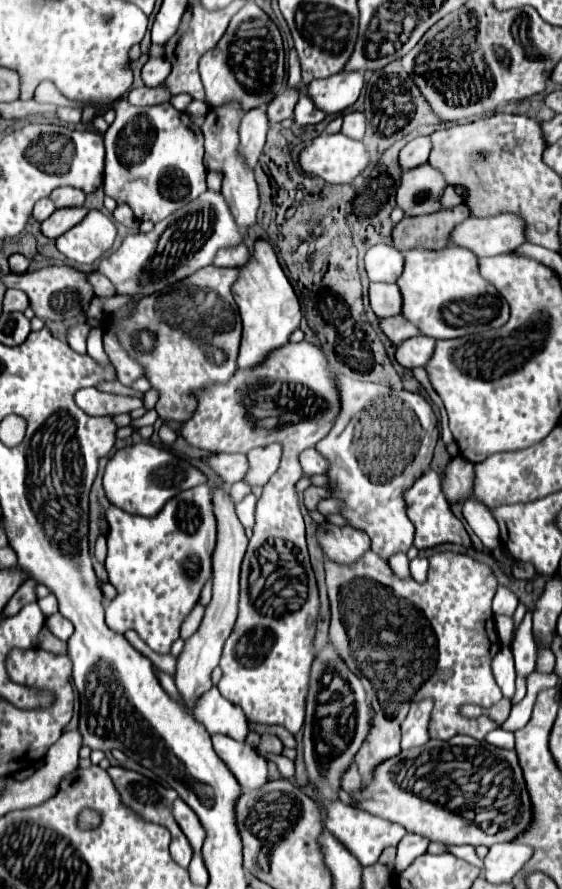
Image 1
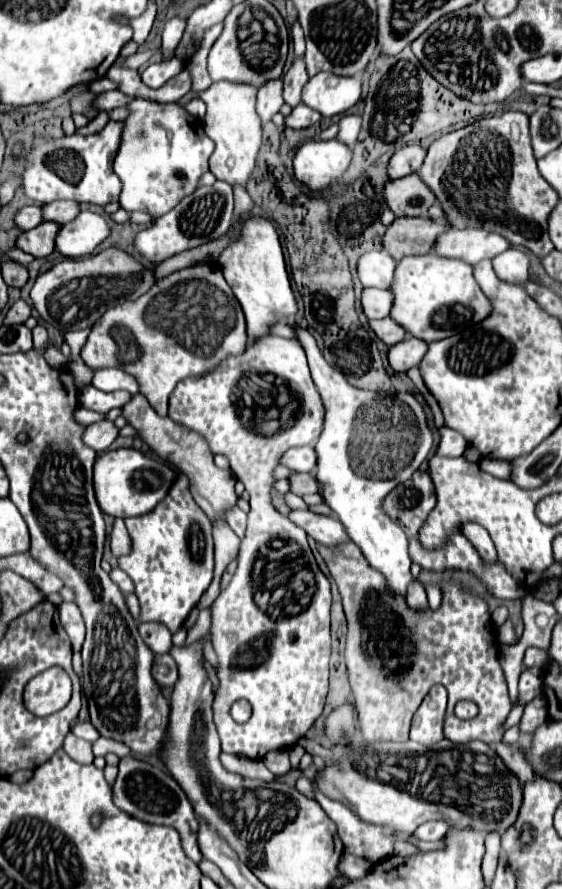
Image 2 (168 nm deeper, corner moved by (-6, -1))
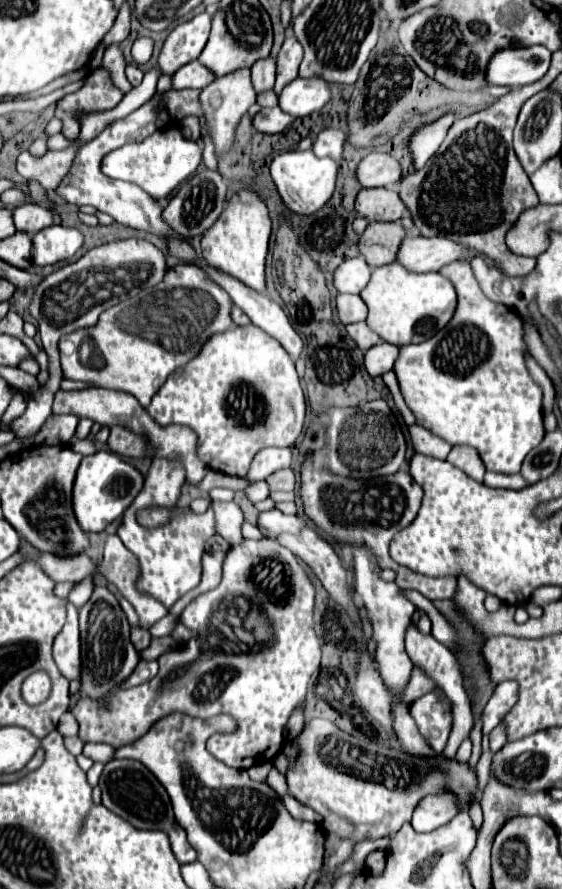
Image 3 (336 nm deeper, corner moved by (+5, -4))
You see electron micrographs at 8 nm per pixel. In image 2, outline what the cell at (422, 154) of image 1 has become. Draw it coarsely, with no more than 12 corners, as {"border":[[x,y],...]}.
{"border":[[401,147],[389,161],[389,177],[419,171],[427,149]]}

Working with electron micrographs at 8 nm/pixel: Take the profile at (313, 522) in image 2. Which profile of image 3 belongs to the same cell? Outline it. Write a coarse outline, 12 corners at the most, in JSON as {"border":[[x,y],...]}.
{"border":[[280,510],[260,512],[258,530],[276,538],[282,532],[300,532],[304,518]]}

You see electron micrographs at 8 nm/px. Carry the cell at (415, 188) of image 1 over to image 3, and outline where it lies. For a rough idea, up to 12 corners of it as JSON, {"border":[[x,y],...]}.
{"border":[[364,188],[354,208],[368,222],[394,222],[406,212],[392,188]]}

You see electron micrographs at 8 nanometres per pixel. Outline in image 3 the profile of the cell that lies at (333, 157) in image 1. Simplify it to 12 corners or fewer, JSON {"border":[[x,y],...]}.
{"border":[[312,150],[282,152],[270,174],[300,216],[332,196],[336,162]]}

